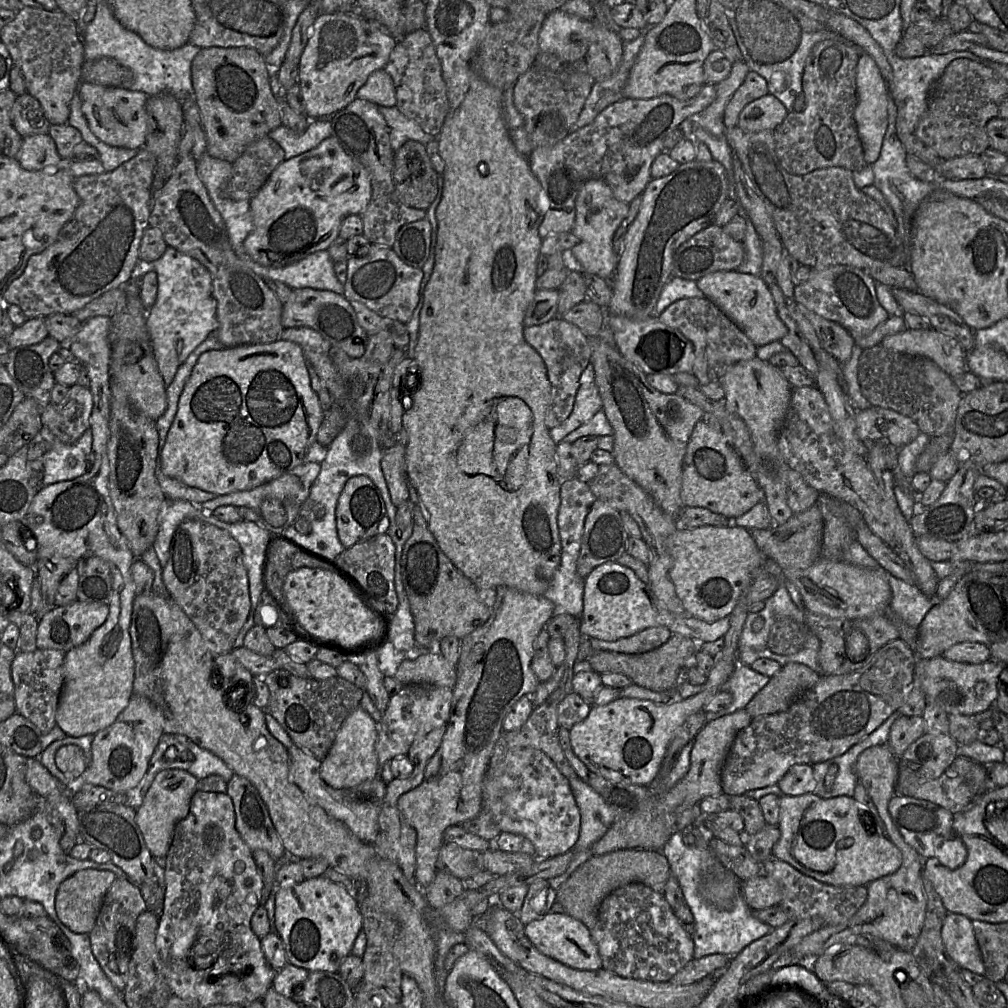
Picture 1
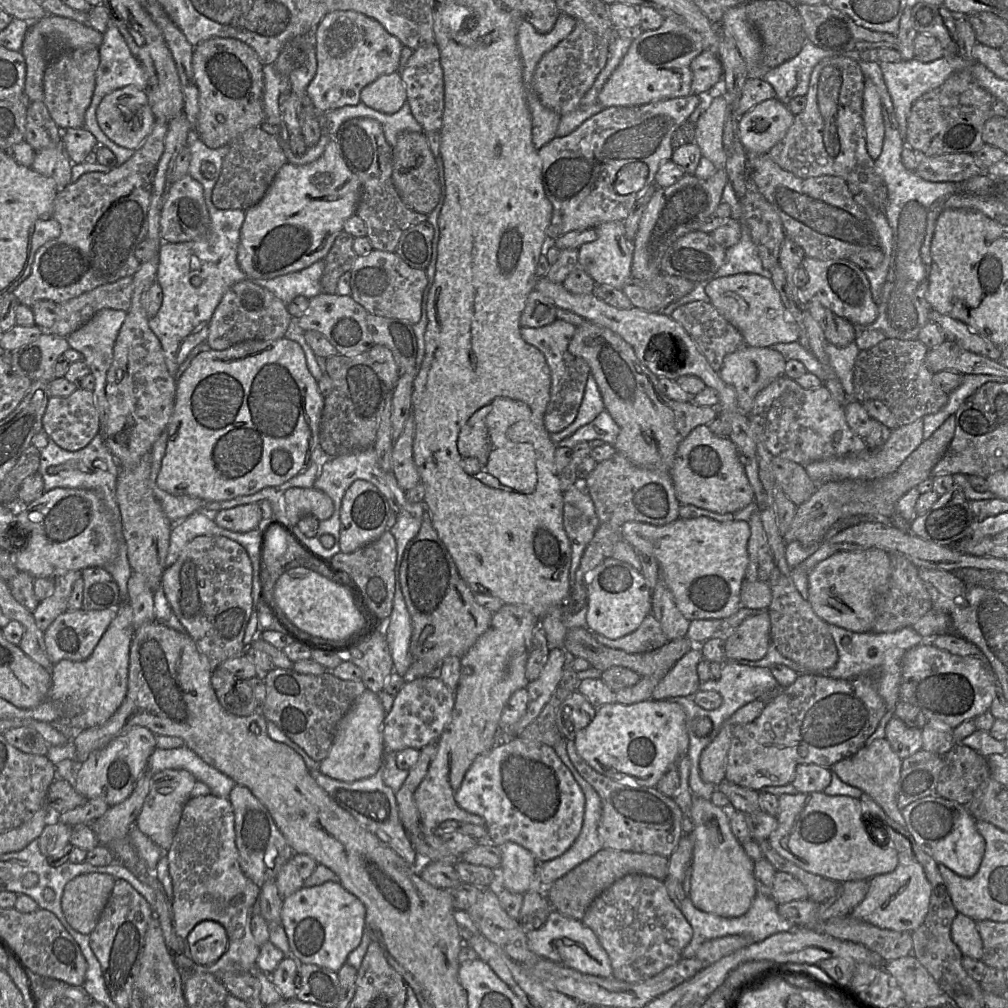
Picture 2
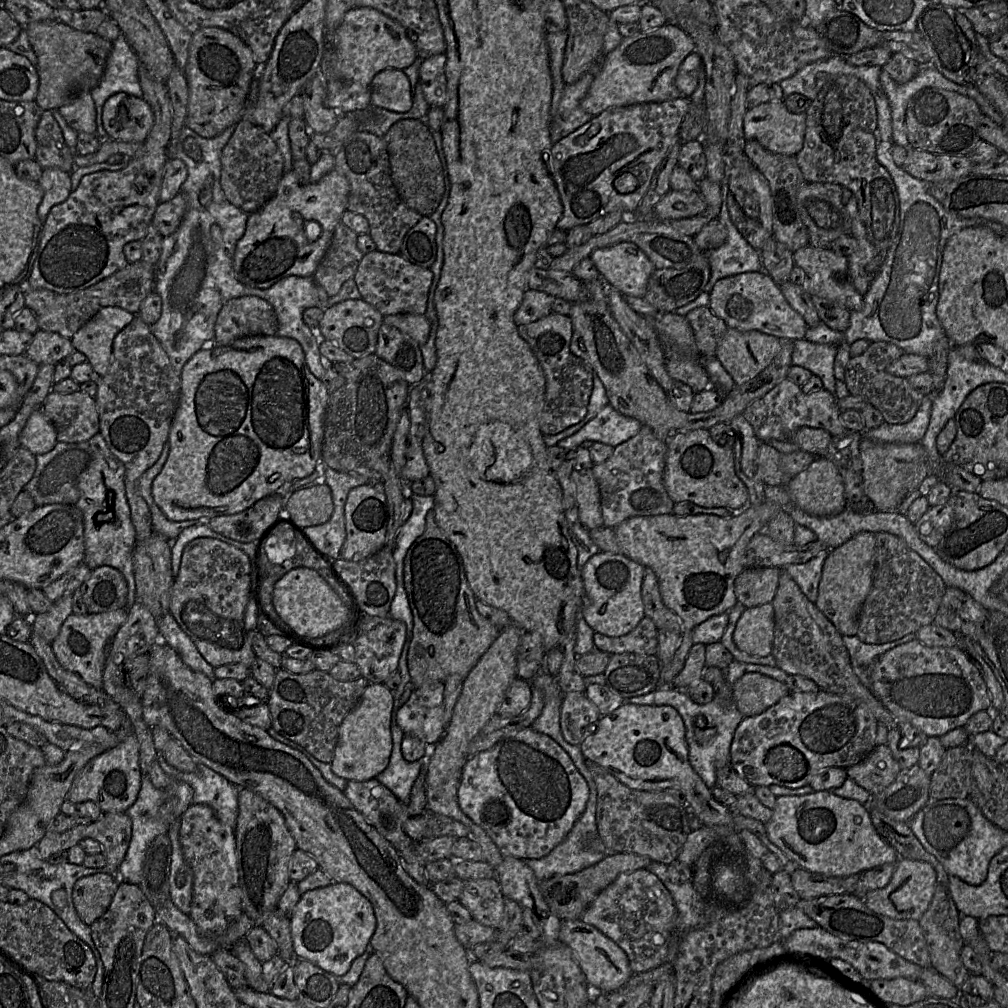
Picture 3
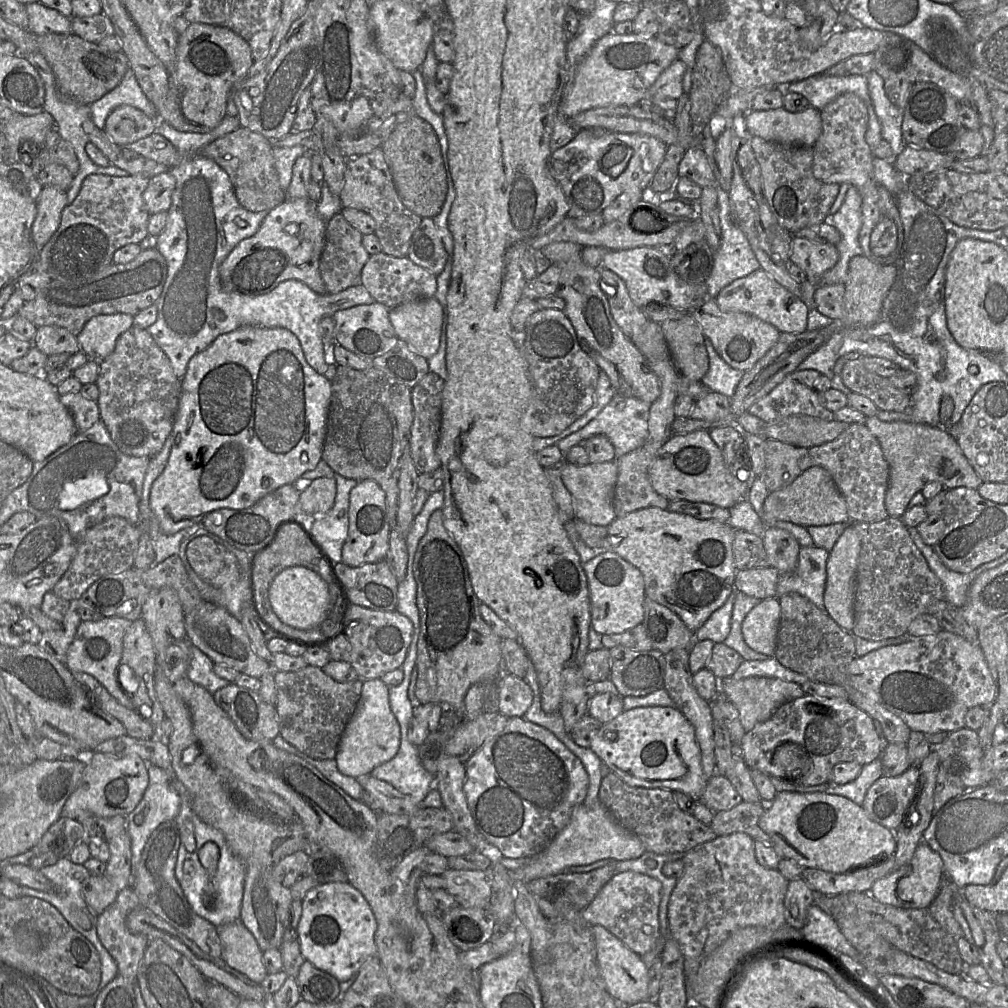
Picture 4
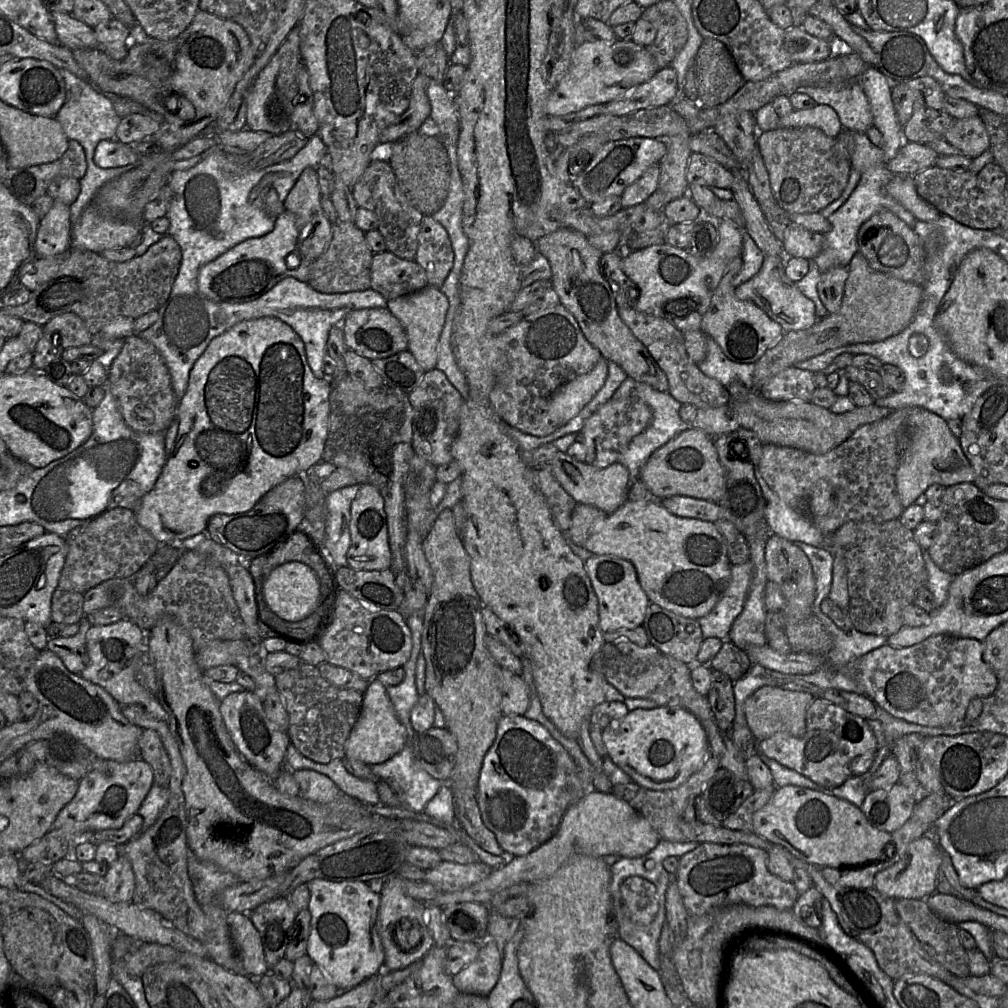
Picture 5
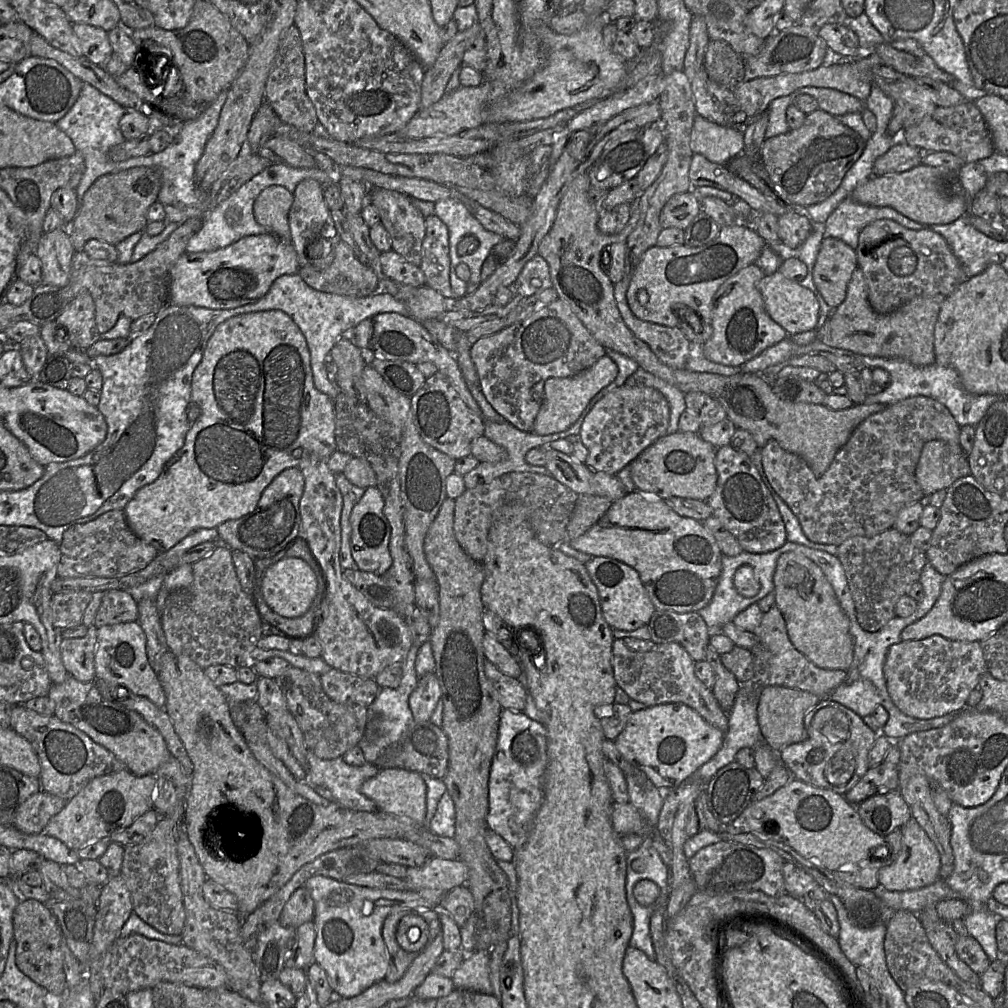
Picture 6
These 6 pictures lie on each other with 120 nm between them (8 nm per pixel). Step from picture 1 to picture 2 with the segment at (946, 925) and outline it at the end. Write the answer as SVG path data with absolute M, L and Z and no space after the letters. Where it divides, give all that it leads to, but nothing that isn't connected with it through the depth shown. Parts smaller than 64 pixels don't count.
M958 913L951 925L951 938L963 956L982 960L982 939L972 918Z

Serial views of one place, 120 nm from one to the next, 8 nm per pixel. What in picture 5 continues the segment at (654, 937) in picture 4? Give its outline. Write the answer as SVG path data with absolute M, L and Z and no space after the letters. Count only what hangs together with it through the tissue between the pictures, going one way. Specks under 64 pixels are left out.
M639 876L626 878L620 886L621 897L630 919L640 925L650 924L658 911L655 885Z

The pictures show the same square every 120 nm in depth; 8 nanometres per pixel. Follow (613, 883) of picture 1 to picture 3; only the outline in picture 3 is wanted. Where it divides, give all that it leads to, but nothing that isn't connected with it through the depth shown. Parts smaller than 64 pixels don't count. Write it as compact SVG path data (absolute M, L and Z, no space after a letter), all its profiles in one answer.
M614 852L601 861L579 872L556 876L539 881L539 889L549 912L560 920L576 920L585 913L597 895L610 885L620 874L645 869L652 860L647 856L634 853Z

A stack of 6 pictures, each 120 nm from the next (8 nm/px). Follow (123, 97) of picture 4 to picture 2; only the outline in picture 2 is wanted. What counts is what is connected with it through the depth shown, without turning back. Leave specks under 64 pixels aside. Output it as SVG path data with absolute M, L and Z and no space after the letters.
M111 18L107 29L103 33L103 41L97 49L99 52L99 65L95 72L95 88L91 103L85 113L83 128L95 136L99 145L107 147L114 153L116 165L122 165L132 157L135 150L117 145L105 135L97 122L96 110L103 97L114 90L125 86L135 86L140 90L146 90L148 85L147 73L131 53L123 35L118 27L111 21Z

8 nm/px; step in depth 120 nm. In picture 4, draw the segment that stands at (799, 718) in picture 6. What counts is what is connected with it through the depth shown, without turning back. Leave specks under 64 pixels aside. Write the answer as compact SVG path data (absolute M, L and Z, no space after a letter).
M728 677L718 680L719 692L723 692L736 706L739 711L741 724L746 732L752 730L756 724L768 720L782 704L806 695L801 685L777 678L748 677L734 679L733 677Z

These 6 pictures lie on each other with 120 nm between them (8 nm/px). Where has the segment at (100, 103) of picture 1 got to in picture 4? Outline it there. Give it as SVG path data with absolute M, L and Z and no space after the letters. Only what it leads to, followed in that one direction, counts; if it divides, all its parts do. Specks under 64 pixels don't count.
M121 105L109 114L104 130L122 147L155 132L159 122L160 119L153 119L133 106Z

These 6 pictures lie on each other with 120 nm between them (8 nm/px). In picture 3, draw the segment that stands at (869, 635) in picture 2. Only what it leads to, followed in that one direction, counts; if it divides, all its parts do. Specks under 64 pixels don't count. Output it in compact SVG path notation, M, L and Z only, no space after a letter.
M910 633L901 639L892 642L884 644L867 644L861 641L858 635L842 635L843 643L850 655L854 673L862 684L872 692L873 684L871 673L879 657L892 648L915 639L917 639L916 633Z

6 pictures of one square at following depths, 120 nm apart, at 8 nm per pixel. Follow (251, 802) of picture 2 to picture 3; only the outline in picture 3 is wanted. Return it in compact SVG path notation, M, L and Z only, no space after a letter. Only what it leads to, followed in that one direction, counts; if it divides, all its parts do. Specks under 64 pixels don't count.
M240 788L238 793L235 837L242 909L256 925L262 925L272 912L278 910L279 900L291 882L289 866L297 849L296 842L283 814L261 795L245 788Z

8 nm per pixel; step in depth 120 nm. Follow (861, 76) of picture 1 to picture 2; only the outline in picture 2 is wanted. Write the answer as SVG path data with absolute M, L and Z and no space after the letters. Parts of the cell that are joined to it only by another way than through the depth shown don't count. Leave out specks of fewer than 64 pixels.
M865 78L864 83L863 121L867 151L875 161L882 152L885 128L879 94L874 83L868 78Z

